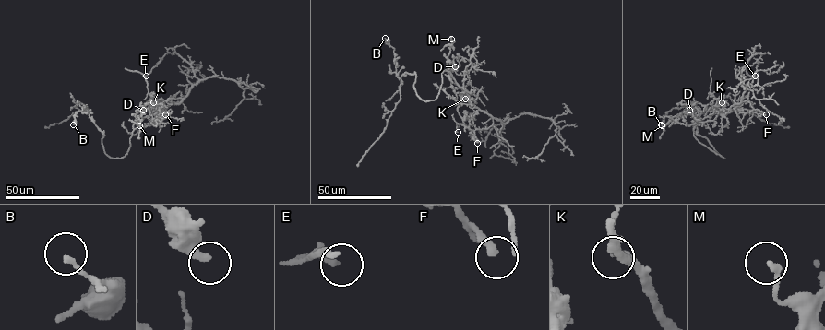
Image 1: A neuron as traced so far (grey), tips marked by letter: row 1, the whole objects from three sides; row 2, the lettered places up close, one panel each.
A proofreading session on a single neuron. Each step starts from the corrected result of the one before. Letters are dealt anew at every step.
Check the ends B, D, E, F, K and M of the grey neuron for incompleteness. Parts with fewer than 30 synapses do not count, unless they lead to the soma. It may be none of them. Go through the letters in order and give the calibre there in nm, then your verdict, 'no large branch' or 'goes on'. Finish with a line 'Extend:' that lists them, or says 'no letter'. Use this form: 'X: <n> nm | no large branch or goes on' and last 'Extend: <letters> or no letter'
B: 150 nm | no large branch
D: 360 nm | no large branch
E: 180 nm | no large branch
F: 240 nm | no large branch
K: 100 nm | no large branch
M: 160 nm | no large branch
Extend: no letter

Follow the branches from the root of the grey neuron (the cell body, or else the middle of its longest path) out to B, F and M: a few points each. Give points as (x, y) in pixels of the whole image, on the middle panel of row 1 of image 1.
B: (446, 70), (442, 73), (437, 97), (422, 100), (413, 87), (414, 74), (398, 76), (394, 48), (385, 38)
F: (446, 70), (451, 76), (457, 111), (477, 143)
M: (446, 70), (448, 72), (447, 60), (454, 41), (451, 39)

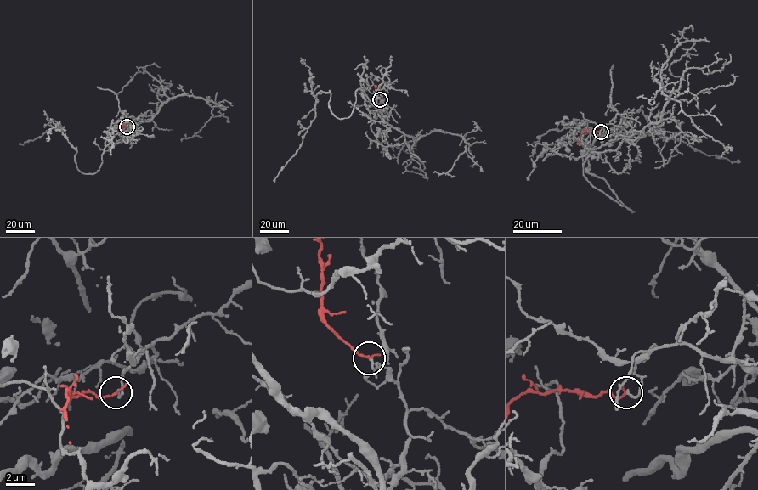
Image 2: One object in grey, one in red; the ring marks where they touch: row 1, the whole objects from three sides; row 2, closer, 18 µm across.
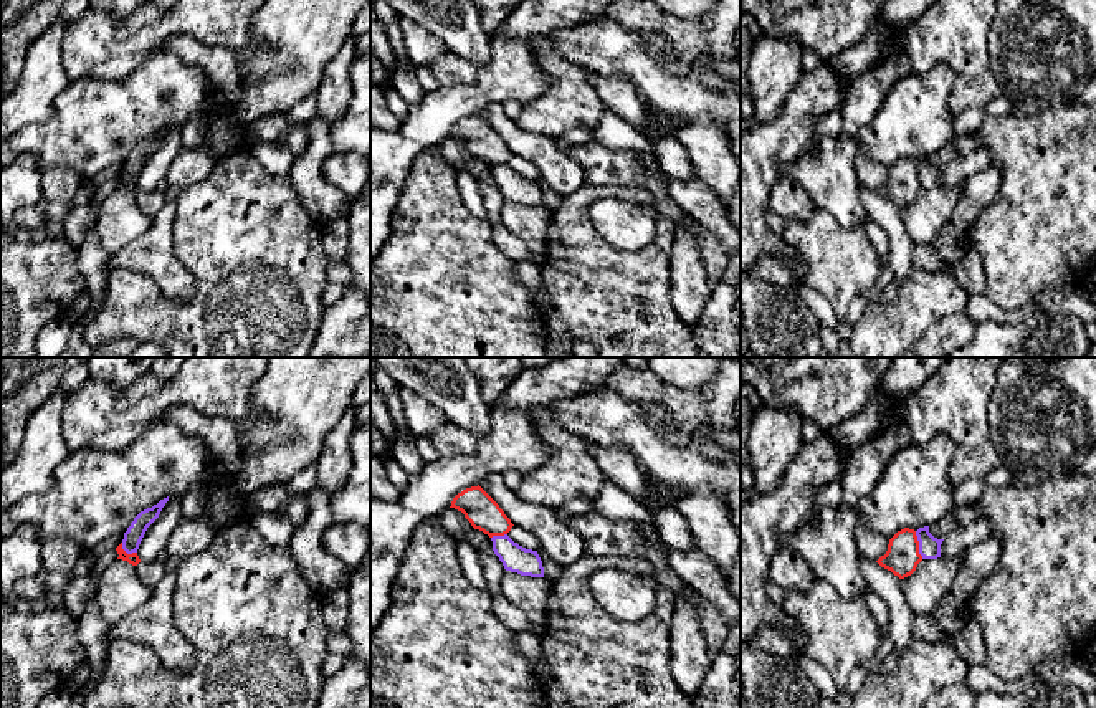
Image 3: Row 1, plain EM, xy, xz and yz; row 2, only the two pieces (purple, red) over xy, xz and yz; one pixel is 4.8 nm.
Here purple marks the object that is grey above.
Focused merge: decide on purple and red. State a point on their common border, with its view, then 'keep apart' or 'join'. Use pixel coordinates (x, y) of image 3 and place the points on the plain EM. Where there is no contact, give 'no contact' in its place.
yz (919, 174) | keep apart

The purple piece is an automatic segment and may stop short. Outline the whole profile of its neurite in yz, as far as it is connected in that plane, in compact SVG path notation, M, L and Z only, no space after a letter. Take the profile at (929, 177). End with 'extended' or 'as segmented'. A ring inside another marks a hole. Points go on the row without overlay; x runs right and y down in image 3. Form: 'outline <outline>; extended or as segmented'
outline M929 155L919 157L916 160L919 170L919 184L922 189L937 189L941 187L941 174L944 169L937 169L929 162Z; as segmented

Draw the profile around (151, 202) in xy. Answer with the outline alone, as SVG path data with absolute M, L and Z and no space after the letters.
M122 172L116 177L119 187L122 190L127 190L132 194L137 200L139 208L142 210L144 215L147 215L150 220L157 215L157 212L164 207L167 202L165 195L159 190L155 192L142 192L137 185L137 182L127 184L122 179Z

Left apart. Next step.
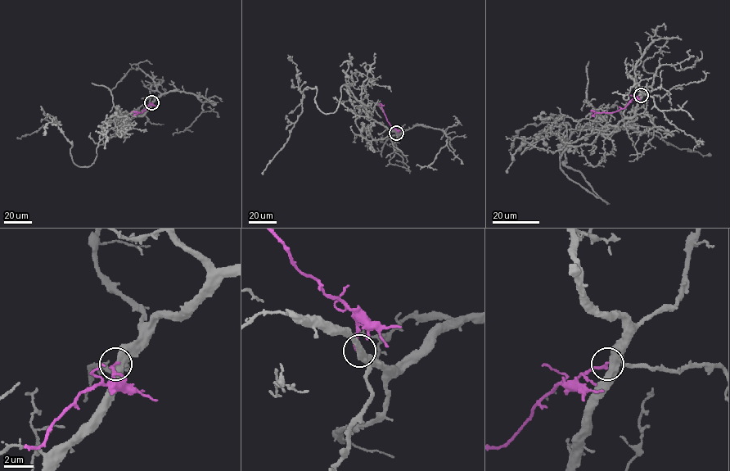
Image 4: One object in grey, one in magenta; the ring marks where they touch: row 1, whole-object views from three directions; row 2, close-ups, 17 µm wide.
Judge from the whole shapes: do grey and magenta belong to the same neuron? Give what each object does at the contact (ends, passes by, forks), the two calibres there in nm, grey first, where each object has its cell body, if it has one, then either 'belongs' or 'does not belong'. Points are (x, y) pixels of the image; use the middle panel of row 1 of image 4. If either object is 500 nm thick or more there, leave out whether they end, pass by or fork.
grey forks there; magenta ends there; 400 nm thick on the grey side, 240 nm on the other; no cell body on grey; no cell body on magenta; does not belong

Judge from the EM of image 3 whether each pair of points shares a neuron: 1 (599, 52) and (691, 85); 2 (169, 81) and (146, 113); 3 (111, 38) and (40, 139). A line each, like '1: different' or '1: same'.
1: same
2: same
3: different

